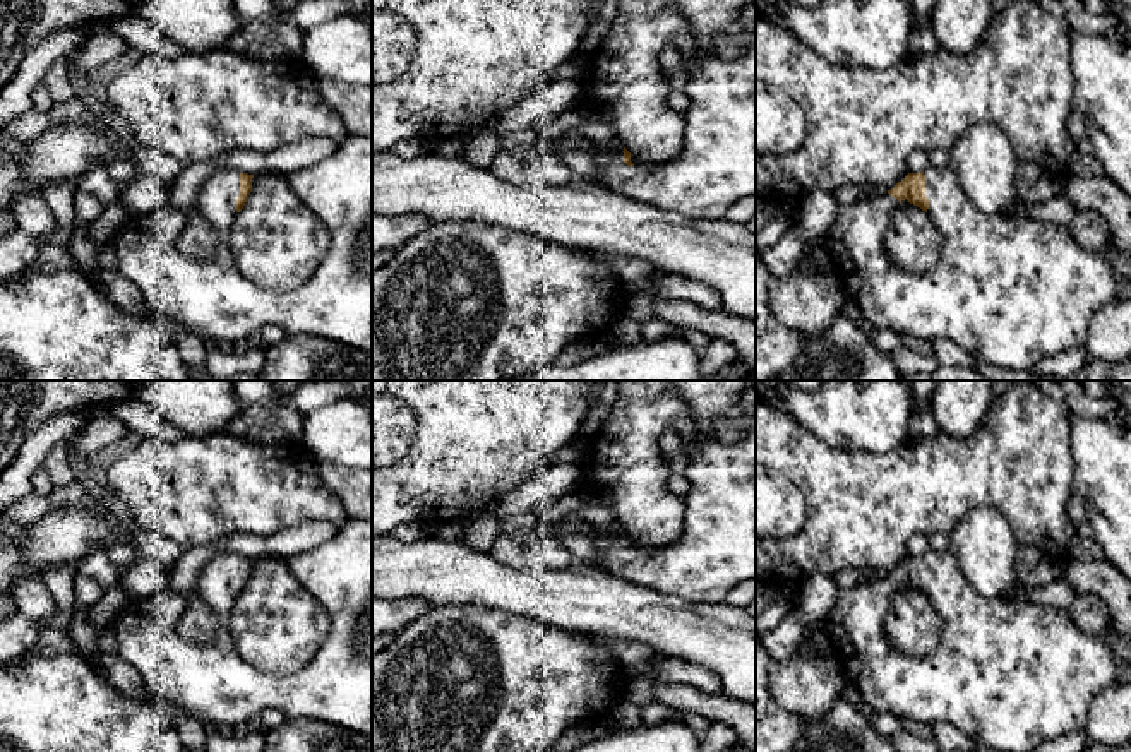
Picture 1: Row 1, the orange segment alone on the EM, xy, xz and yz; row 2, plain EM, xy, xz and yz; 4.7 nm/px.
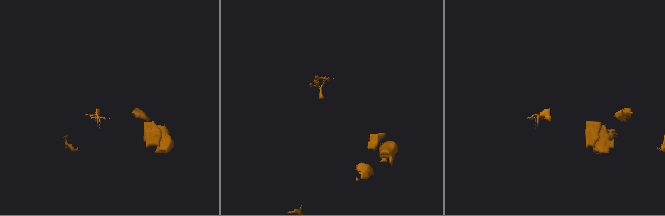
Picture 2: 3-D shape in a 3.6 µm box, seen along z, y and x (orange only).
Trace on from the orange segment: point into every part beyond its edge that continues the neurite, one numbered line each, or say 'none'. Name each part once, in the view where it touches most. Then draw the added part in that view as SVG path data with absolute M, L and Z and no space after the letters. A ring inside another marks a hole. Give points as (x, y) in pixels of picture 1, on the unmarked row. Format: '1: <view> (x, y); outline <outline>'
1: yz (1008, 674); outline M929 548L924 558L927 598L942 622L941 639L924 659L908 658L884 636L886 613L900 591L888 576L840 589L823 618L835 656L867 706L929 726L953 725L1001 752L1033 752L1047 740L1085 731L1093 697L1119 683L1107 642L1083 632L1066 608L978 594L951 550Z

